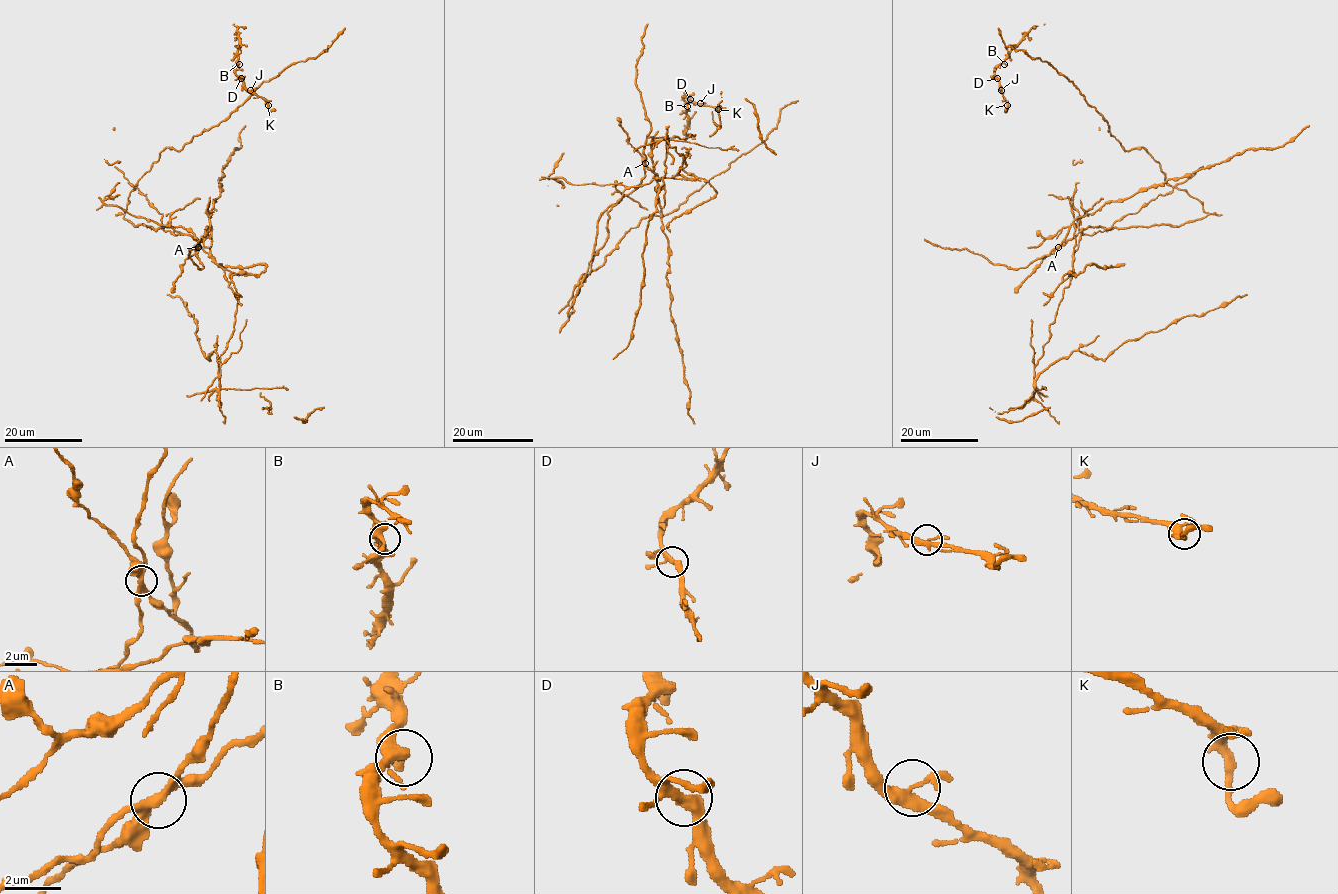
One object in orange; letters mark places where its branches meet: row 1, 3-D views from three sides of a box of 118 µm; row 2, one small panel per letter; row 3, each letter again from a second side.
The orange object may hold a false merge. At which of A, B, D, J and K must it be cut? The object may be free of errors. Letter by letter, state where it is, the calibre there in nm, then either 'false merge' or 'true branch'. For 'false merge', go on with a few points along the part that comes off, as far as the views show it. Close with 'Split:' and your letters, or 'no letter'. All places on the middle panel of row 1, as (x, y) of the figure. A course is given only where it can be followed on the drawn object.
A: (645, 163) | 300 nm | false merge | (645, 163), (659, 180), (686, 165), (668, 138), (662, 185), (646, 231), (644, 280), (632, 338), (613, 358)
B: (687, 106) | 440 nm | true branch
D: (690, 99) | 280 nm | true branch
J: (700, 103) | 320 nm | true branch
K: (718, 109) | 320 nm | true branch
Split: A

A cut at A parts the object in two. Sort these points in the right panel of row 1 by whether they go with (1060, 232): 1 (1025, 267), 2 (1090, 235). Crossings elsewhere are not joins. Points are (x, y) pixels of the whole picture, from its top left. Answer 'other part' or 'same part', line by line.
1: other part
2: same part

